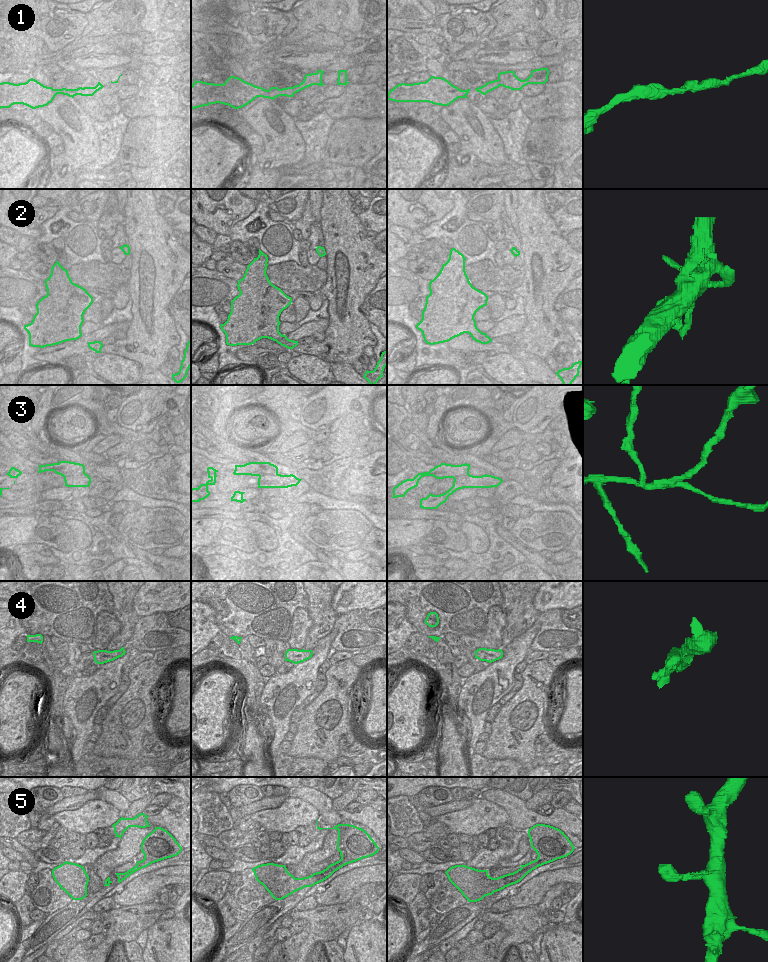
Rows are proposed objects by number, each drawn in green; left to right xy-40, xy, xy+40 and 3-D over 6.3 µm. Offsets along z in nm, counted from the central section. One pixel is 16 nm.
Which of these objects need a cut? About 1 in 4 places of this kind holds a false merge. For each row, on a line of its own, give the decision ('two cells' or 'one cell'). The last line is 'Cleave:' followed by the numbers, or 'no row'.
1: one cell
2: one cell
3: two cells
4: one cell
5: one cell
Cleave: 3

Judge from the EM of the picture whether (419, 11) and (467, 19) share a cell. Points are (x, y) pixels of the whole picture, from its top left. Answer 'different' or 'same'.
different

